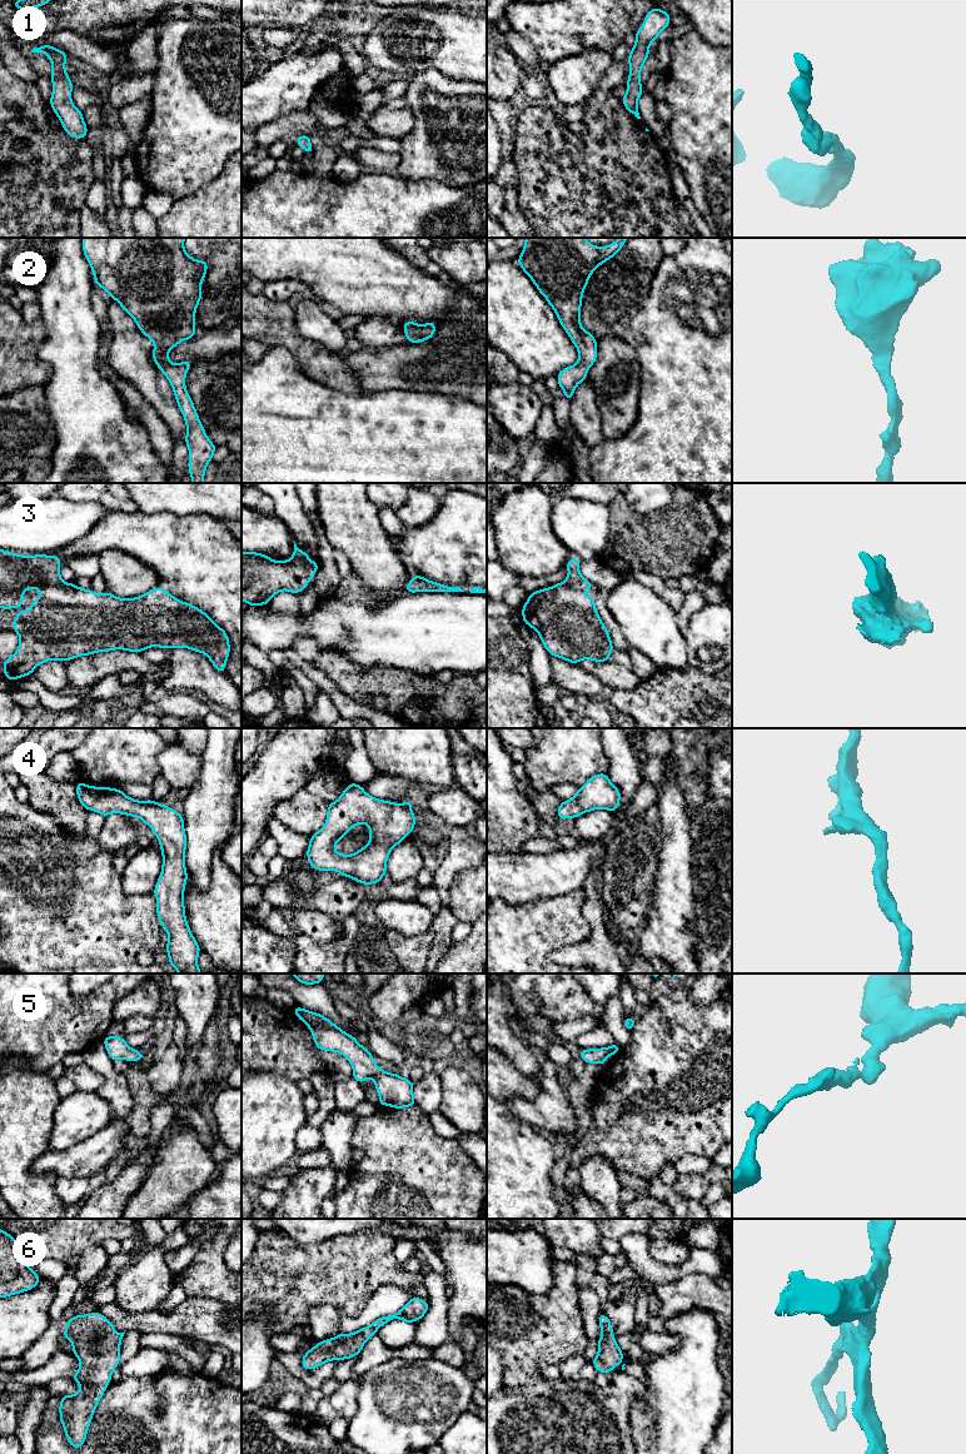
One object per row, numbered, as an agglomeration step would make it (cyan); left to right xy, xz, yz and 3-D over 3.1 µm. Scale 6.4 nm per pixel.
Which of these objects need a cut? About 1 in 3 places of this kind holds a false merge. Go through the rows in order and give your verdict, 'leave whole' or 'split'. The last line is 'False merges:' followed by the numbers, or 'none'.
1: leave whole
2: leave whole
3: leave whole
4: leave whole
5: leave whole
6: leave whole
False merges: none

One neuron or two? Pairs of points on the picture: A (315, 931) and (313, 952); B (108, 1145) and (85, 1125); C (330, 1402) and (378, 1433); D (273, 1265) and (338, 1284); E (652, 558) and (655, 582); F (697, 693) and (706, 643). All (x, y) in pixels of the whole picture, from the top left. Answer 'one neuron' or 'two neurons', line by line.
A: two neurons
B: two neurons
C: two neurons
D: one neuron
E: two neurons
F: two neurons

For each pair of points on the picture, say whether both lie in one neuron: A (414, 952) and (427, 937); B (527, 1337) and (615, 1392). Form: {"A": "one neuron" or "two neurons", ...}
{"A": "one neuron", "B": "two neurons"}

